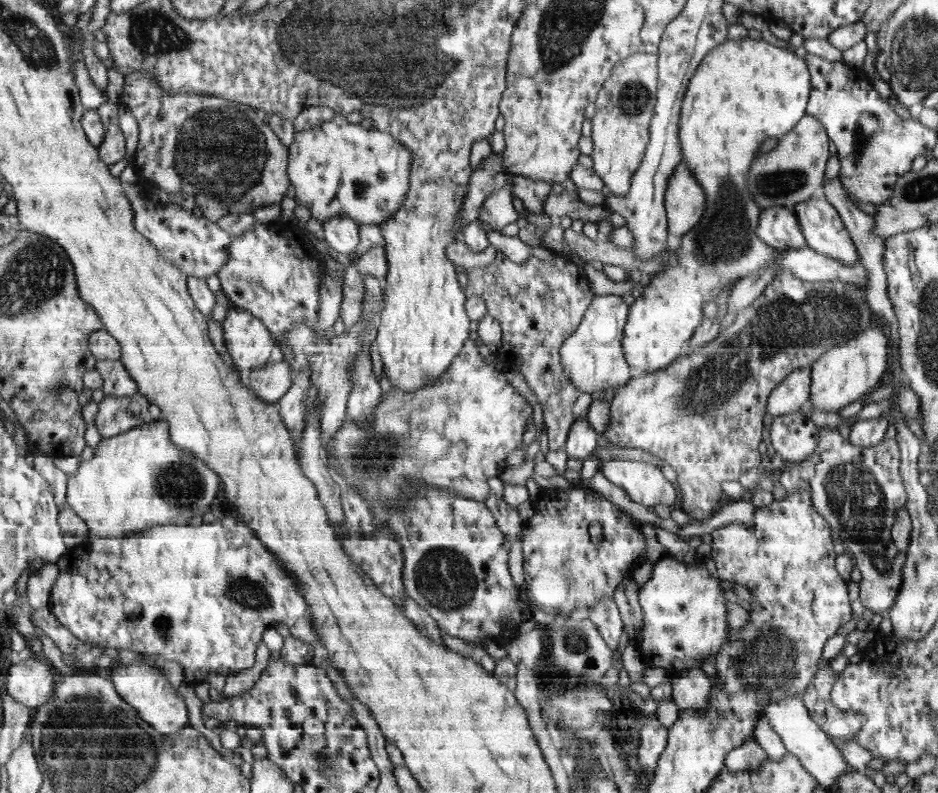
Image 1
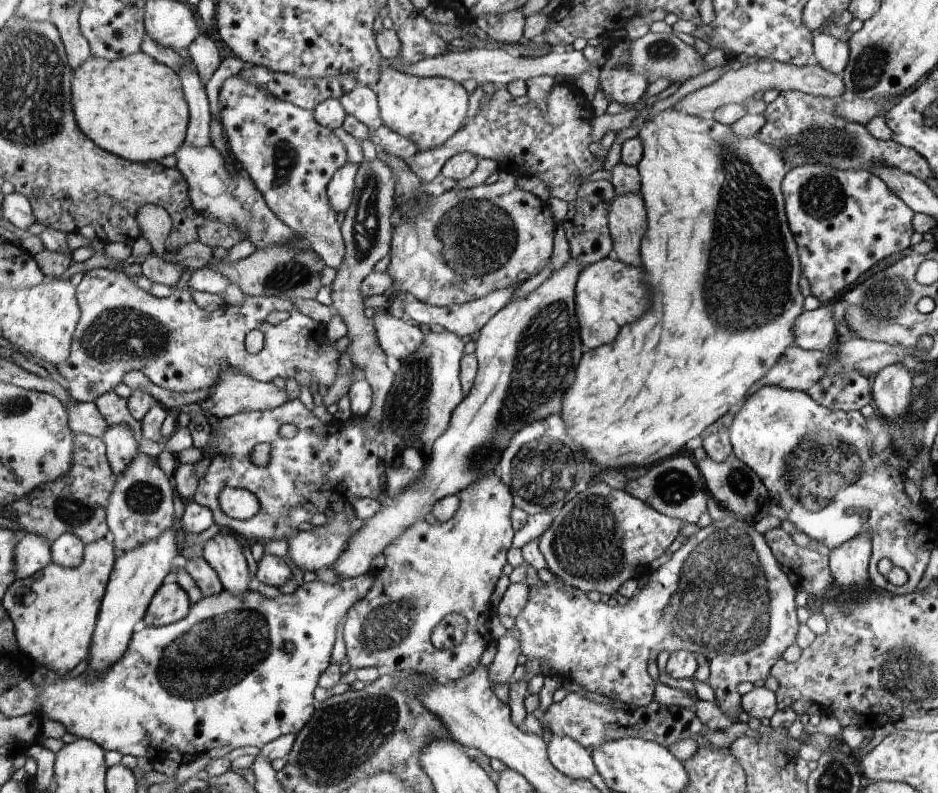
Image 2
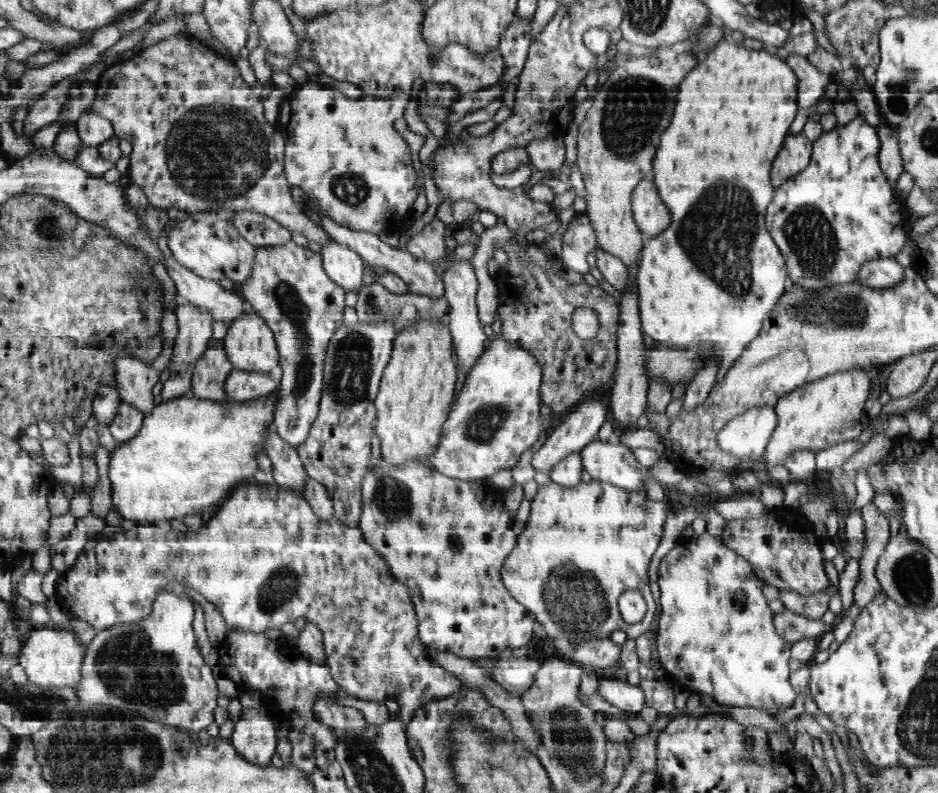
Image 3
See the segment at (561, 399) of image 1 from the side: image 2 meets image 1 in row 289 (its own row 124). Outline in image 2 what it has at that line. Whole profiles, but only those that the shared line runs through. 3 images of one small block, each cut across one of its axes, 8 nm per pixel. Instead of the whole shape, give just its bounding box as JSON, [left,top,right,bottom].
[409,84,603,202]

